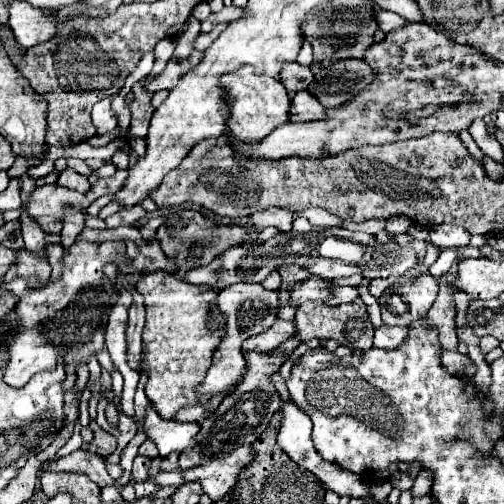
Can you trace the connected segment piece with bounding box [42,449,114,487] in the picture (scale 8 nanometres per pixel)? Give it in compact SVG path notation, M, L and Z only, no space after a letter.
M76 449L70 455L50 459L42 465L42 471L82 471L100 487L114 483L114 479L108 475L108 471L104 467L102 457L98 457L96 453L90 453L86 449Z

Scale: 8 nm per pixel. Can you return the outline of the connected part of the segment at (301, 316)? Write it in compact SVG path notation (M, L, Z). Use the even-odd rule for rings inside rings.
M358 299L352 303L344 303L344 305L336 305L330 307L322 301L306 301L296 309L296 333L292 335L294 339L306 343L310 339L336 339L340 345L352 347L356 351L368 351L372 349L372 337L374 337L374 327L370 323L368 317L368 309L366 305Z

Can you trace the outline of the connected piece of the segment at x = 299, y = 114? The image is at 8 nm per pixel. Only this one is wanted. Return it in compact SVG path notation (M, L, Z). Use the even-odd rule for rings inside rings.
M308 91L296 93L292 97L292 105L290 105L290 121L314 121L324 117L326 111L324 107L318 103L316 97L312 97Z

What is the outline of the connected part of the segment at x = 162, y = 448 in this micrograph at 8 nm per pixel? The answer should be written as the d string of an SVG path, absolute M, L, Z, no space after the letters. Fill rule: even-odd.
M148 407L144 421L138 423L146 437L156 443L162 457L166 457L172 451L184 451L188 447L194 447L194 435L200 431L200 425L196 423L176 423L176 421L164 421L158 417L158 413Z

